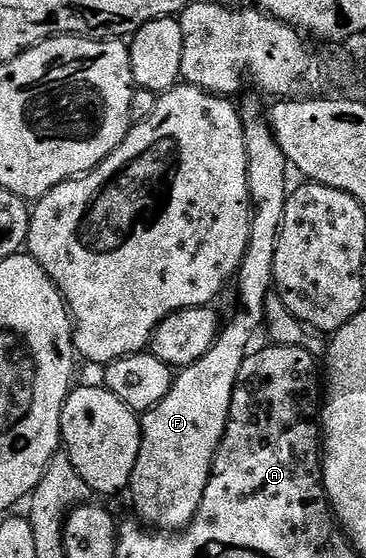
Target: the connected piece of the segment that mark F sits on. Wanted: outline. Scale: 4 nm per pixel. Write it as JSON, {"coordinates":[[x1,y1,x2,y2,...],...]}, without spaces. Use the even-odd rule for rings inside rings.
{"coordinates":[[256,96,246,97,244,104,239,105,246,138,246,178,252,199,252,225,246,254,234,277,236,309,229,320,227,317,210,350,189,368,175,373,170,394,166,394,158,406,143,413,140,422,140,449,130,493,136,503,135,515,156,530,171,533,183,530,196,516,212,473,212,460,226,434,238,370,242,370,242,362,250,354,256,331,265,327,267,298,274,292,274,250,278,250,280,227,286,214,290,165,268,125,265,105,260,105,261,97]]}

